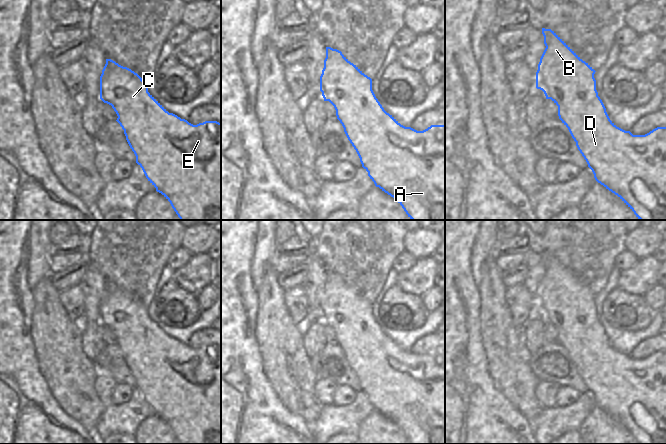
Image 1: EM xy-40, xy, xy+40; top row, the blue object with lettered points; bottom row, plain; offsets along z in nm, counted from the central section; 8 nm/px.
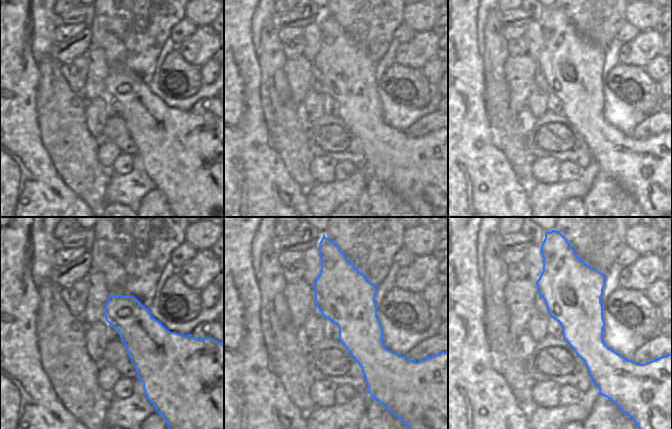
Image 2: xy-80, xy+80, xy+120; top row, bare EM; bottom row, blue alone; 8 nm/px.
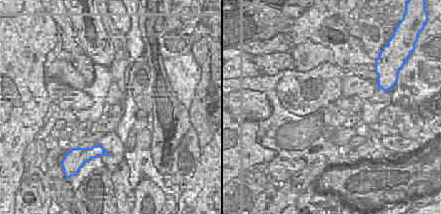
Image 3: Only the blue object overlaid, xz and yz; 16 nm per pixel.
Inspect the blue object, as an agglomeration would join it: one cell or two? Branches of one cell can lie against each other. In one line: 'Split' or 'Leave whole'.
Leave whole.

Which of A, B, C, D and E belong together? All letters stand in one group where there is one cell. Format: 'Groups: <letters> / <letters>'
Groups: A B C D E.

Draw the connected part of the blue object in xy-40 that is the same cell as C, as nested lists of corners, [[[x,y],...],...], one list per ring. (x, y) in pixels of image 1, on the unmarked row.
[[[106,283],[106,288],[100,300],[100,323],[112,330],[118,342],[117,346],[124,354],[126,364],[136,380],[136,387],[142,392],[148,405],[161,417],[171,428],[180,444],[221,444],[221,347],[217,345],[205,345],[197,349],[181,343],[173,337],[169,337],[149,316],[148,307],[127,291],[123,291],[111,283]]]

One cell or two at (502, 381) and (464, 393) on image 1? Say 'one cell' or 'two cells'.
two cells

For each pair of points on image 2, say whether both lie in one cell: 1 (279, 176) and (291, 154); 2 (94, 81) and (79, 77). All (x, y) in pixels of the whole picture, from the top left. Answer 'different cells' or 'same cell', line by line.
1: different cells
2: different cells

